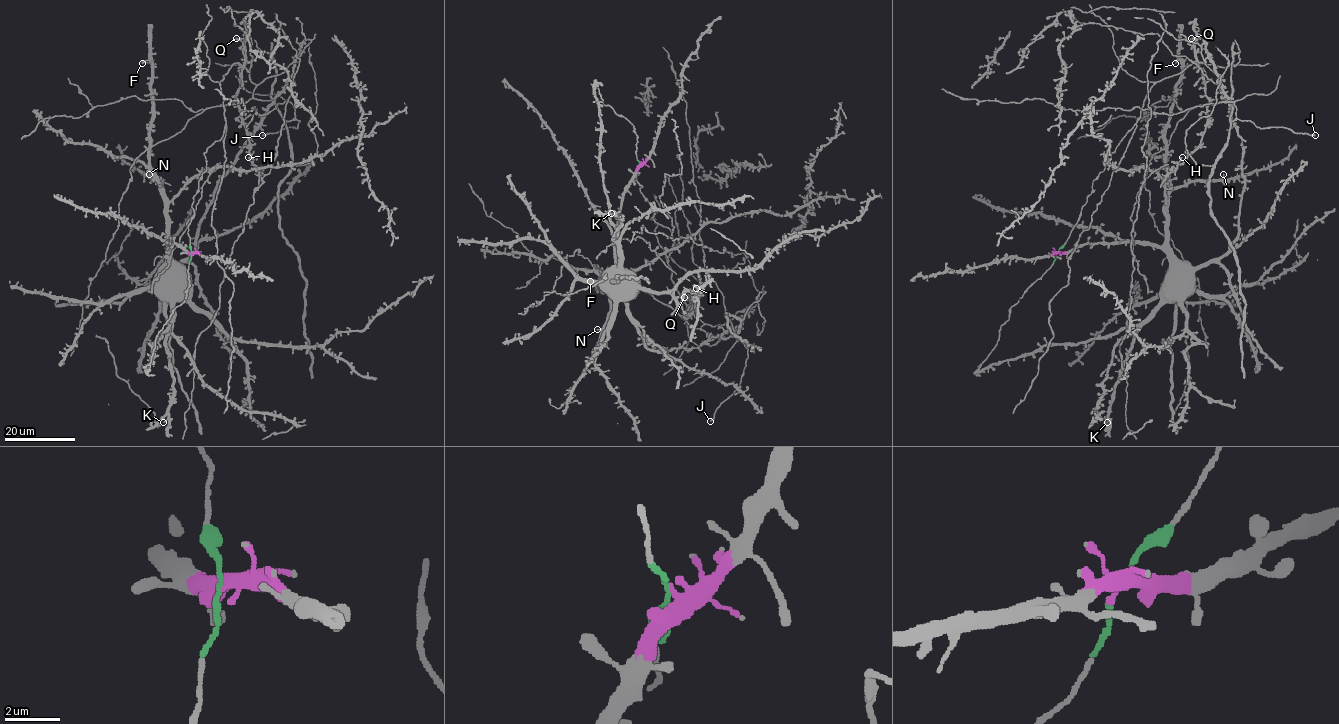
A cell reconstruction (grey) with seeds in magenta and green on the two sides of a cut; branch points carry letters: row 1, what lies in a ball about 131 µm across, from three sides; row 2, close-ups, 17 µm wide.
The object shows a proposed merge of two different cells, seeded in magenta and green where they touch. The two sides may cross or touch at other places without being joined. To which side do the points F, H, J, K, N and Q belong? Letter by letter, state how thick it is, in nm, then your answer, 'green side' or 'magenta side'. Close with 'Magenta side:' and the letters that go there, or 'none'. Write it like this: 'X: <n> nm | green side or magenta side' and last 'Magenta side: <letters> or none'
F: 360 nm | magenta side
H: 300 nm | green side
J: 240 nm | green side
K: 150 nm | magenta side
N: 190 nm | magenta side
Q: 320 nm | green side
Magenta side: F, K, N

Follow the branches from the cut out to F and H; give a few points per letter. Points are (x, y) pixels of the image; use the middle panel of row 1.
F: (639, 163), (636, 175), (623, 196), (615, 238), (615, 272), (607, 274), (597, 271), (599, 287), (590, 281)
H: (639, 163), (640, 191), (673, 240), (667, 263), (689, 305), (686, 315), (698, 305), (696, 287)

